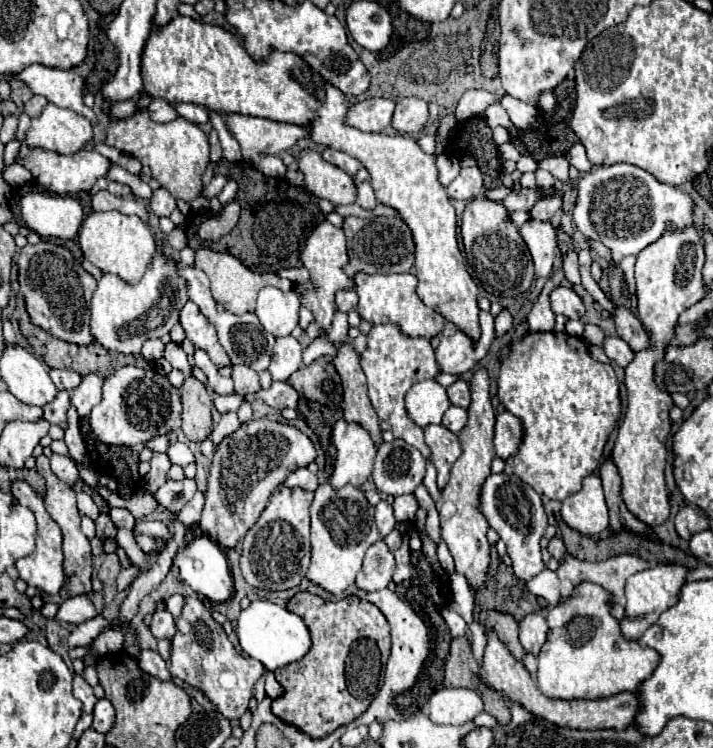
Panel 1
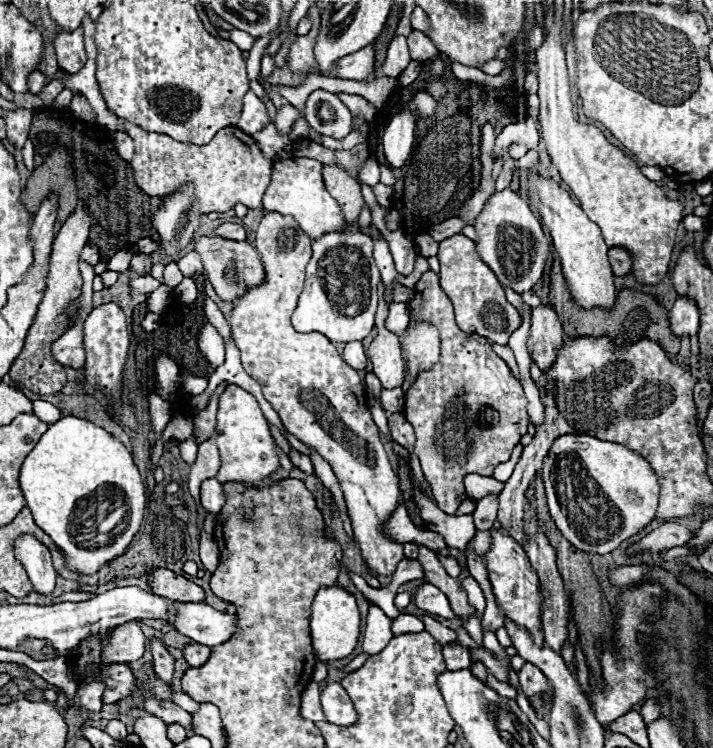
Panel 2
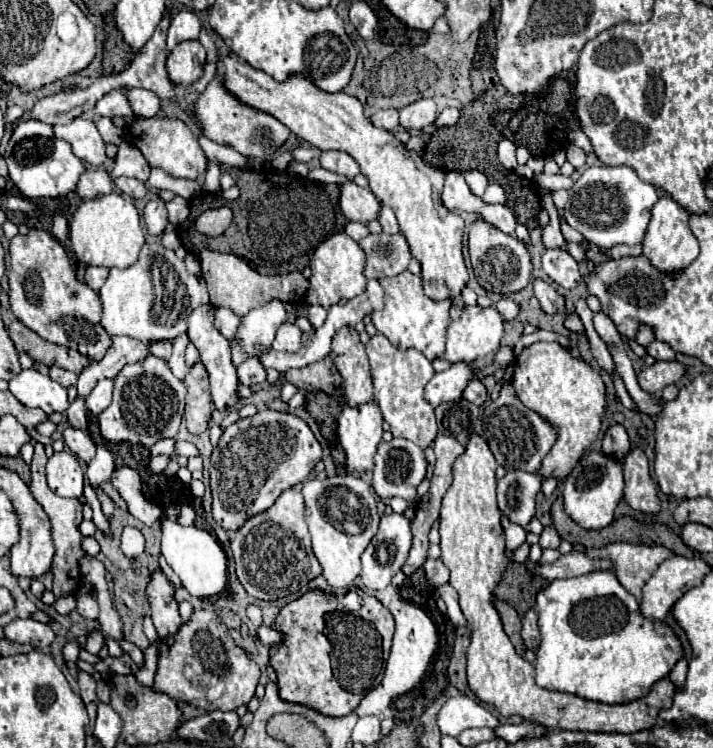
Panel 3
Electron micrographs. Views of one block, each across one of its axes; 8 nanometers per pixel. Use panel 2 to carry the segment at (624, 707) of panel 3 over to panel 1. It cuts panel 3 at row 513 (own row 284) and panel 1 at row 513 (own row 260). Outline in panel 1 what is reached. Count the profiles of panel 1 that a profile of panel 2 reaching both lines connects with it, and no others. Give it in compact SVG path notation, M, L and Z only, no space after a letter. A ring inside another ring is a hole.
M480 368L474 374L470 390L472 390L472 404L468 408L468 424L458 434L462 444L462 456L454 462L450 480L440 494L442 502L438 502L436 508L442 520L442 540L446 542L454 558L456 572L468 580L472 592L478 592L486 586L488 566L490 566L490 542L486 538L486 532L490 526L486 522L486 516L478 510L480 490L482 490L482 482L490 476L490 462L496 456L494 444L492 444L496 418L494 418L494 408L490 404L490 396L488 396L488 374L484 368Z

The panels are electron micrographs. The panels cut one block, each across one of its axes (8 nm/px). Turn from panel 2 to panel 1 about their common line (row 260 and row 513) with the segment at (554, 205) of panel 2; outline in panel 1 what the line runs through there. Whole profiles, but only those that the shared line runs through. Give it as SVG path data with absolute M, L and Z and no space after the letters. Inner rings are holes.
M590 474L582 480L582 488L562 502L562 520L584 536L600 534L608 528L608 506L602 492L600 476Z

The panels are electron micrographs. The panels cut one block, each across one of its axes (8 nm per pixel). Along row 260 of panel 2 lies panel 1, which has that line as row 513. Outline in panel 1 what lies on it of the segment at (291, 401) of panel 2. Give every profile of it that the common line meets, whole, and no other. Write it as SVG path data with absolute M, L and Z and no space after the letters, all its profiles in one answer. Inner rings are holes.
M280 488L272 494L258 522L242 538L240 572L244 580L260 590L296 588L310 566L310 502L314 494L300 488Z

